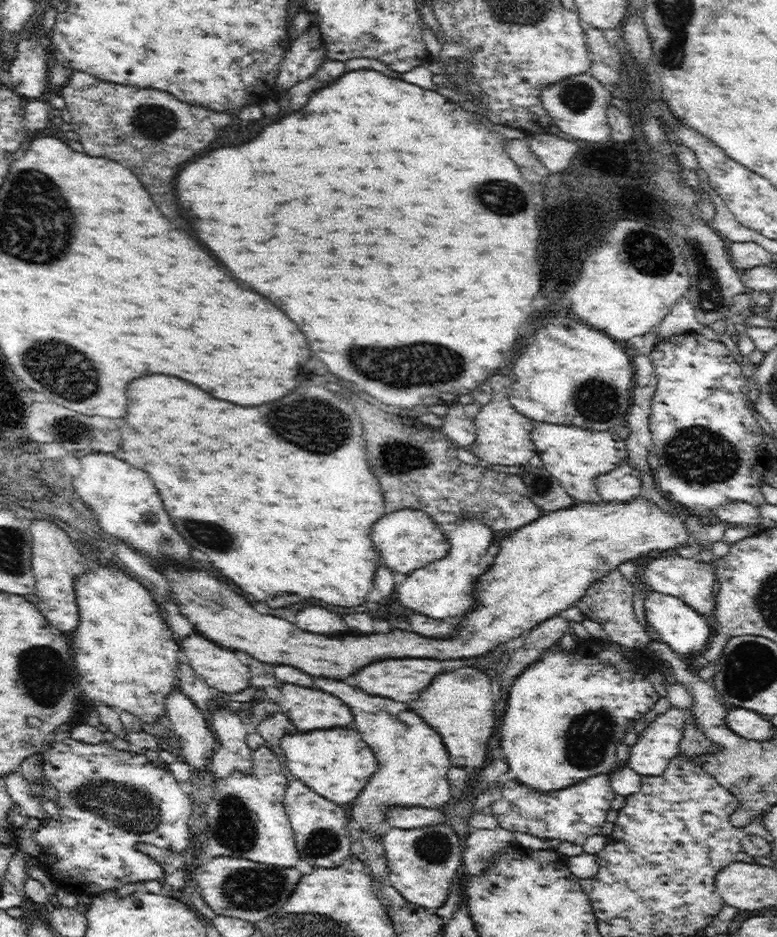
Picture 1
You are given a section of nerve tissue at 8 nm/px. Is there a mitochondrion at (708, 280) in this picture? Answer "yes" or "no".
yes

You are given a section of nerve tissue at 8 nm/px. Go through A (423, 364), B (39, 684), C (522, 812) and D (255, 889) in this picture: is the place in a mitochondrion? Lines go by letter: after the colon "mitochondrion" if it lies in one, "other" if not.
A: mitochondrion
B: mitochondrion
C: other
D: mitochondrion

